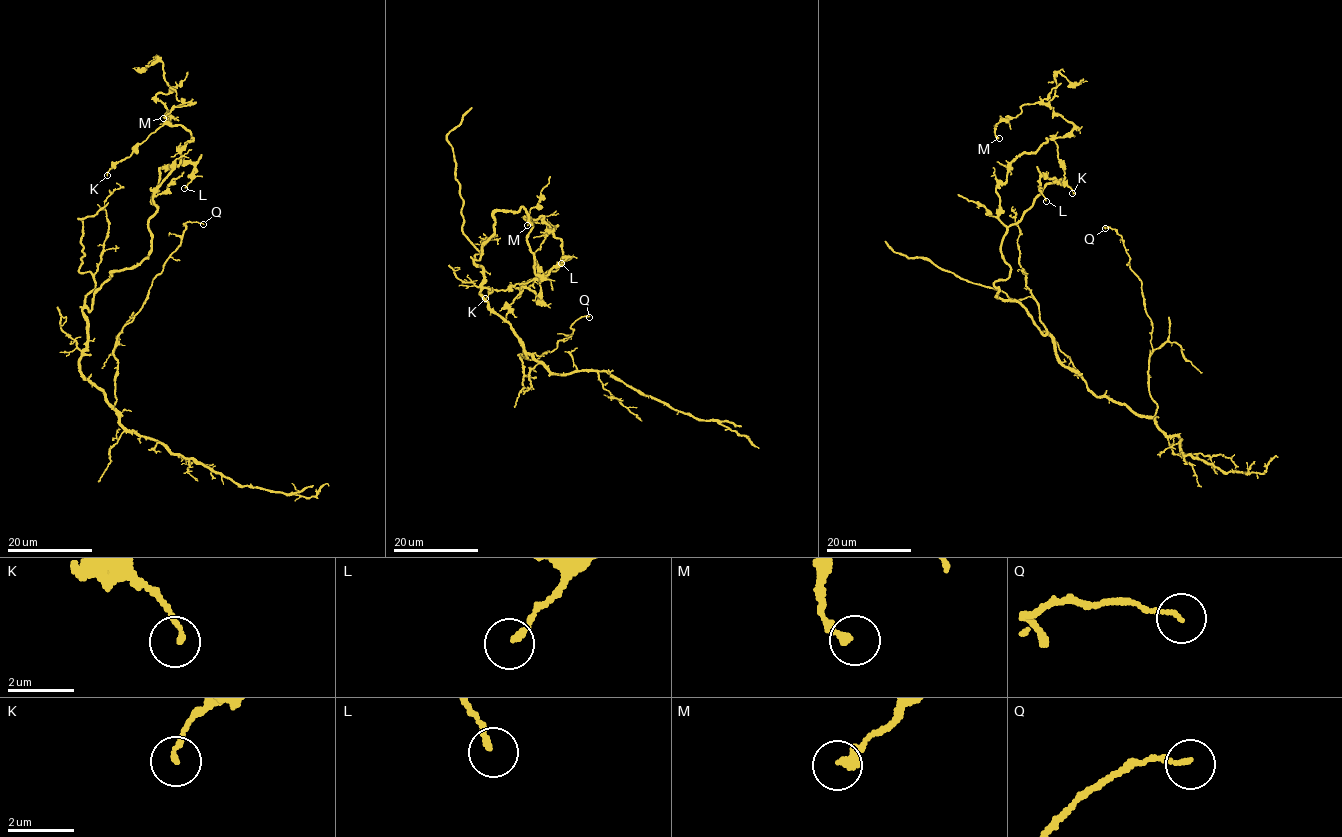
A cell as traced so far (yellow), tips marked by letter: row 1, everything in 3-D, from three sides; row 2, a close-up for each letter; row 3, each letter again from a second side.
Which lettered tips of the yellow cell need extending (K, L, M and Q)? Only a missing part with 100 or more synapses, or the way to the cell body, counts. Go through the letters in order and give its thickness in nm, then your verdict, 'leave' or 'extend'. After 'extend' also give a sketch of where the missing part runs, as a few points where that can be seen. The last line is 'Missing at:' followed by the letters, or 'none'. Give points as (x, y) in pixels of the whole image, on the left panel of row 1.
K: calibre 140 nm; leave
L: calibre 170 nm; leave
M: calibre 260 nm; leave
Q: calibre 130 nm; leave
Missing at: none

